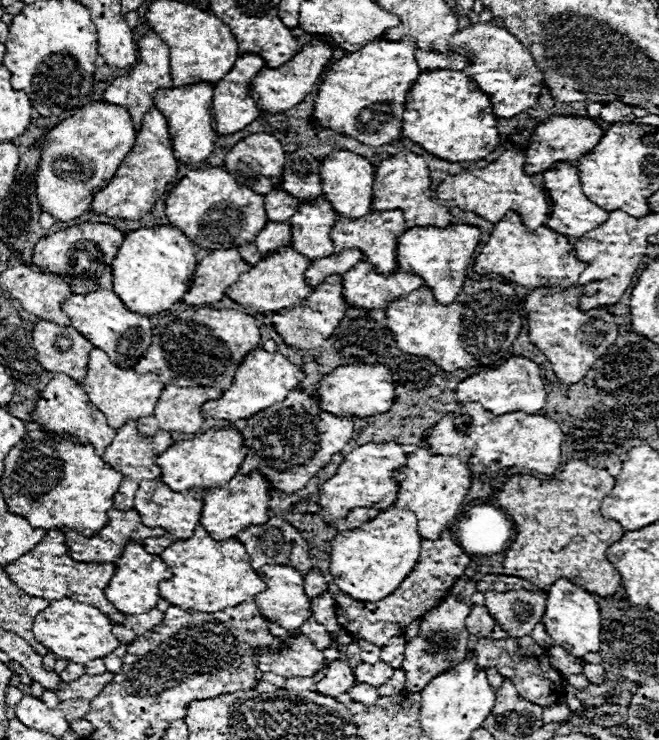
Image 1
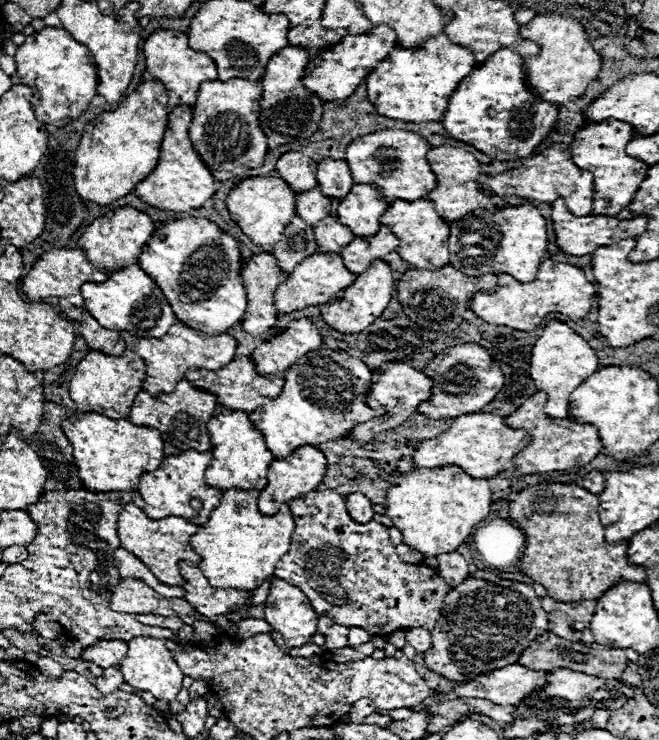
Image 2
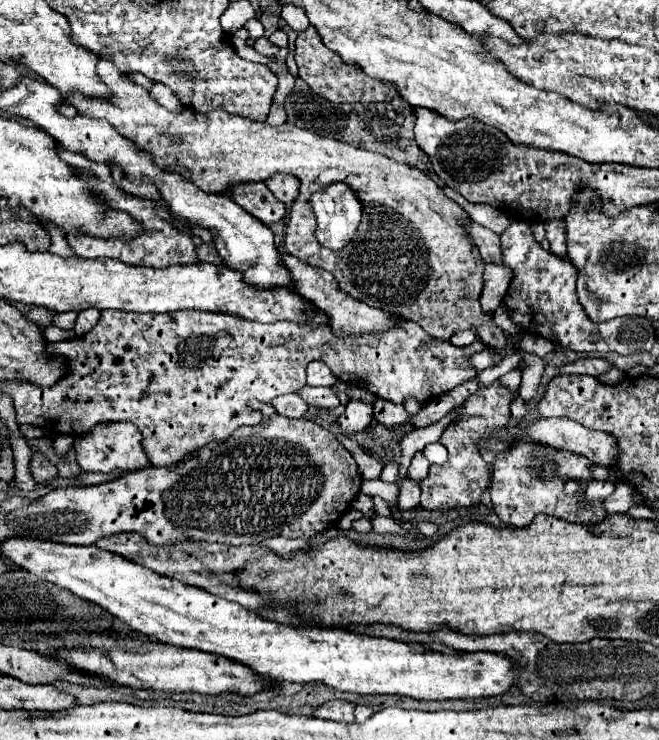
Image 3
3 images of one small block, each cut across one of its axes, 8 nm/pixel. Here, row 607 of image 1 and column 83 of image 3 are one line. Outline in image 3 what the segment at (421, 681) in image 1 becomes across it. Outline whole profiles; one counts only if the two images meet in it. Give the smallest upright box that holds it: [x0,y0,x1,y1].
[74,422,150,474]

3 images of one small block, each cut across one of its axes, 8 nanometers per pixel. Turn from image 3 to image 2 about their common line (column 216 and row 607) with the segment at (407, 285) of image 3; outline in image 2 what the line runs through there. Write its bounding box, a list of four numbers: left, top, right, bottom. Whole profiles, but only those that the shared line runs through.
[110,578,196,624]

